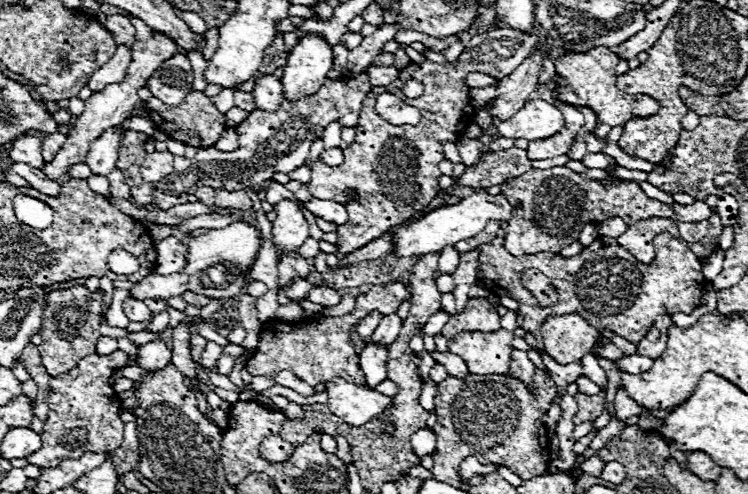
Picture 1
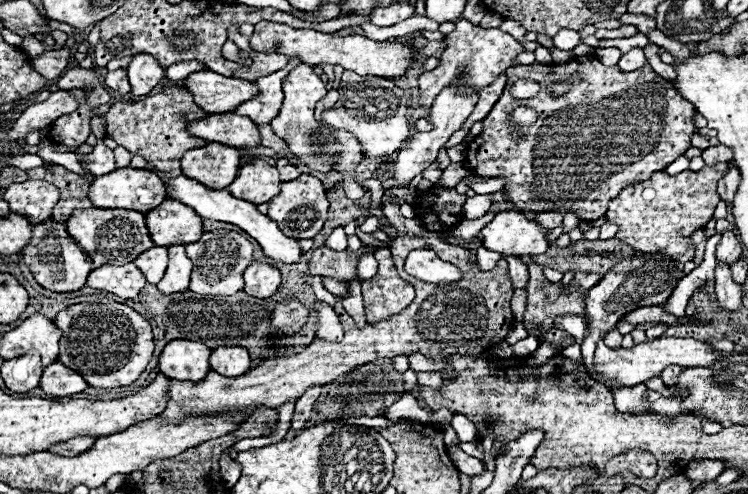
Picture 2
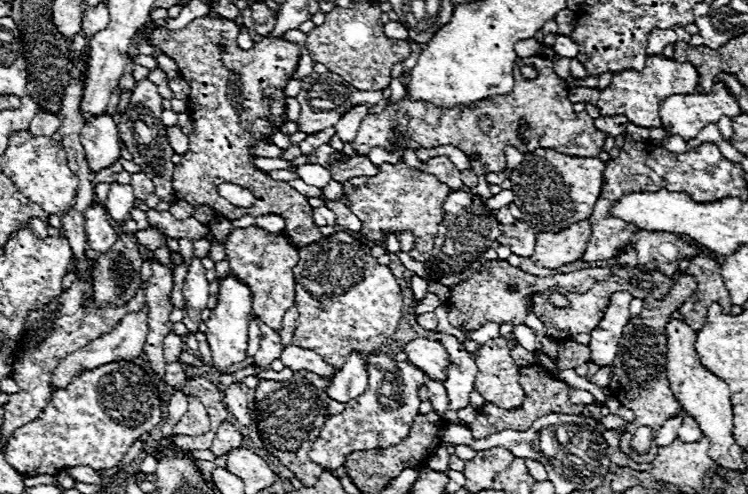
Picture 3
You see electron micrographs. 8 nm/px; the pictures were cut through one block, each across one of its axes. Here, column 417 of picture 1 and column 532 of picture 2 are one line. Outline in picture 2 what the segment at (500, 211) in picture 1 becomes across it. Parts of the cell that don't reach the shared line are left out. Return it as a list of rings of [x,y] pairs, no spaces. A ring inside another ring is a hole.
[[[508,210],[508,212],[500,212],[494,216],[492,222],[488,222],[482,230],[480,230],[480,238],[484,248],[492,250],[492,252],[500,252],[500,254],[514,254],[514,256],[536,256],[542,254],[542,250],[548,250],[550,244],[546,240],[546,232],[542,226],[538,226],[536,220],[530,220],[528,216],[524,216],[522,212],[516,210]]]

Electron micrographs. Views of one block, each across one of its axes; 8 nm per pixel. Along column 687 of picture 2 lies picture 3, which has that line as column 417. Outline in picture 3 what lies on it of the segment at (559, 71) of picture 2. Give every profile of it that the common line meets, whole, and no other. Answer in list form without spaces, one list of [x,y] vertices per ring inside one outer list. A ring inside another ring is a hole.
[[[540,56],[518,58],[514,66],[514,80],[516,84],[510,94],[498,98],[484,98],[482,102],[472,102],[470,106],[456,106],[450,110],[442,110],[430,102],[412,100],[406,94],[396,104],[386,106],[384,112],[368,114],[362,120],[360,130],[350,142],[350,146],[358,156],[368,156],[368,152],[376,146],[388,152],[404,152],[404,148],[420,150],[452,144],[468,156],[478,156],[484,166],[484,172],[500,172],[506,168],[504,146],[516,146],[524,154],[536,148],[550,148],[580,158],[594,158],[602,152],[608,134],[594,128],[594,122],[586,112],[576,114],[572,110],[572,102],[568,100],[570,88],[564,78],[558,78],[554,74],[552,60]],[[526,64],[536,68],[538,76],[534,80],[528,80],[520,74],[520,68]],[[518,118],[528,120],[526,130],[518,130]],[[394,128],[398,128],[398,132]],[[518,136],[522,136],[524,140]],[[390,138],[398,140],[400,146],[394,146]]]

